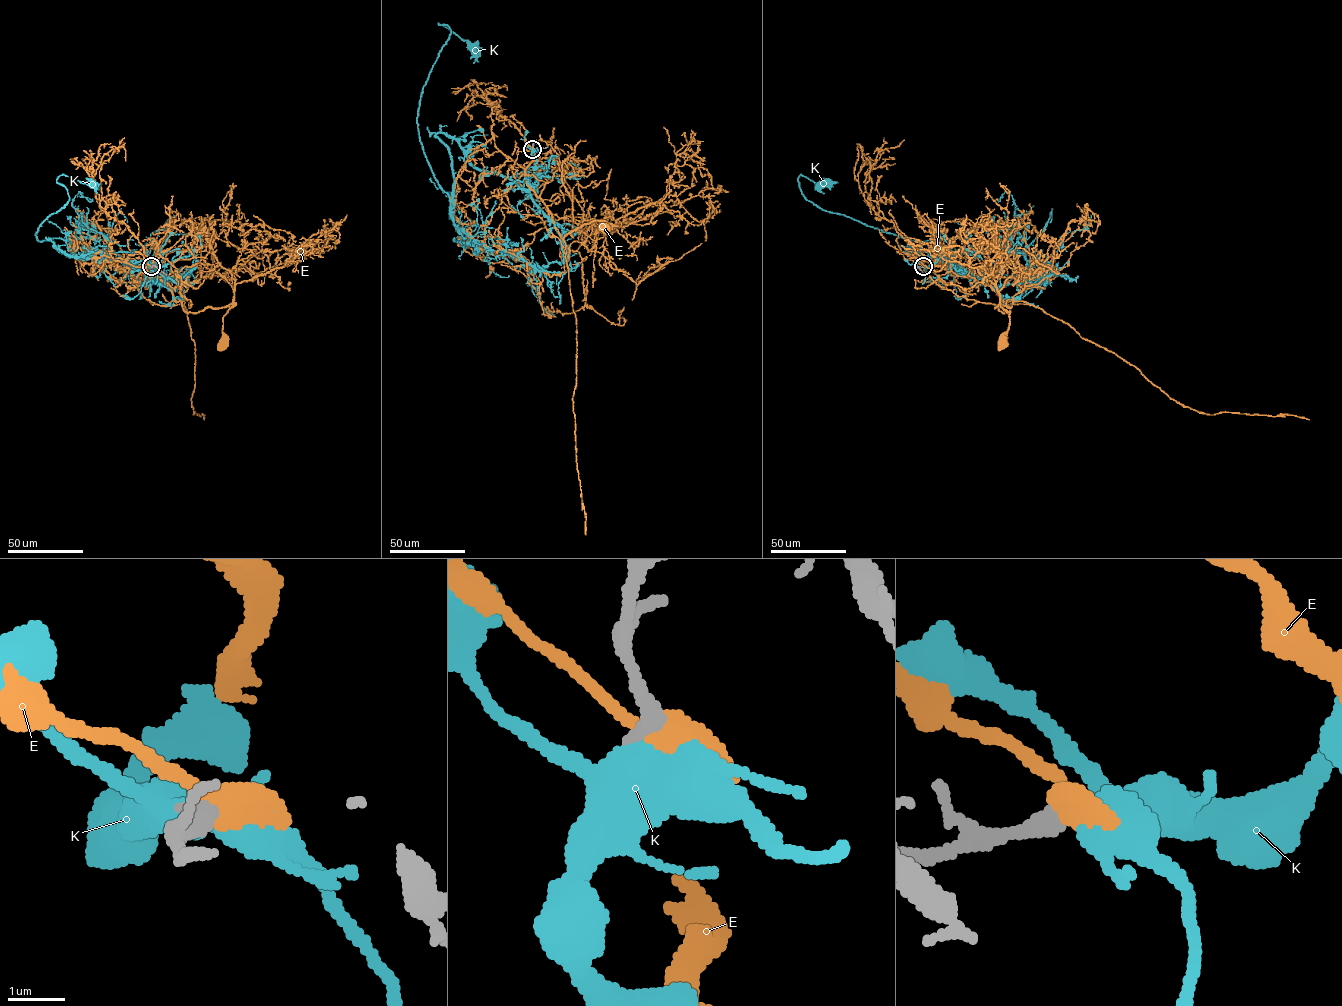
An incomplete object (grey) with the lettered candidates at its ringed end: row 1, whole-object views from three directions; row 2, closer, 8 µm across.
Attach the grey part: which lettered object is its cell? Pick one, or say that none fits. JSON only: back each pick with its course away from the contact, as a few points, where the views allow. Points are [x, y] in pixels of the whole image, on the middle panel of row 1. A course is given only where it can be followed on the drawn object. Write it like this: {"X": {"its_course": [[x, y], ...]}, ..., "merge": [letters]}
{"K": {"its_course": [[533, 149], [506, 176], [438, 133], [453, 196], [438, 183], [417, 122], [438, 23], [474, 46]]}, "merge": ["K"]}

